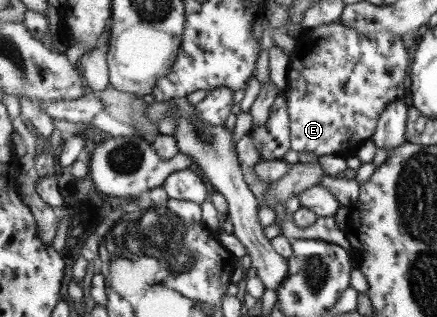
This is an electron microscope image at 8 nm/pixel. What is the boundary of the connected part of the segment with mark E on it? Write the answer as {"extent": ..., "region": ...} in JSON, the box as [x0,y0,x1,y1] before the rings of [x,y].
{"extent":[286,18,413,157],"region":[[[341,18],[330,23],[323,23],[320,27],[308,26],[306,28],[305,32],[303,32],[302,41],[307,48],[307,53],[300,55],[300,57],[296,57],[298,65],[294,63],[292,69],[289,69],[288,73],[290,88],[286,96],[288,113],[291,119],[291,149],[297,152],[305,151],[314,157],[323,157],[326,155],[351,157],[352,155],[357,155],[365,141],[370,140],[375,134],[381,113],[388,109],[389,105],[392,104],[394,100],[401,100],[408,94],[410,85],[409,76],[413,61],[408,52],[408,48],[406,49],[404,41],[400,38],[401,36],[402,35],[392,35],[389,31],[381,31],[379,35],[374,35],[374,33],[371,33],[371,35],[361,35],[353,26],[346,25],[345,21],[341,21]]]}

